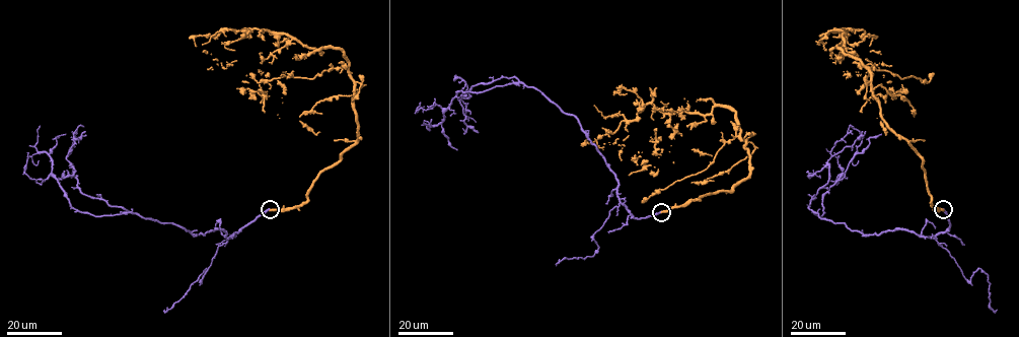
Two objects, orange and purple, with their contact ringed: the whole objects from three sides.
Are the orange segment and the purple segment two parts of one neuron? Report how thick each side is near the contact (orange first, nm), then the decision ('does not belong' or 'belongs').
calibres 420 and 320 nm; does not belong

